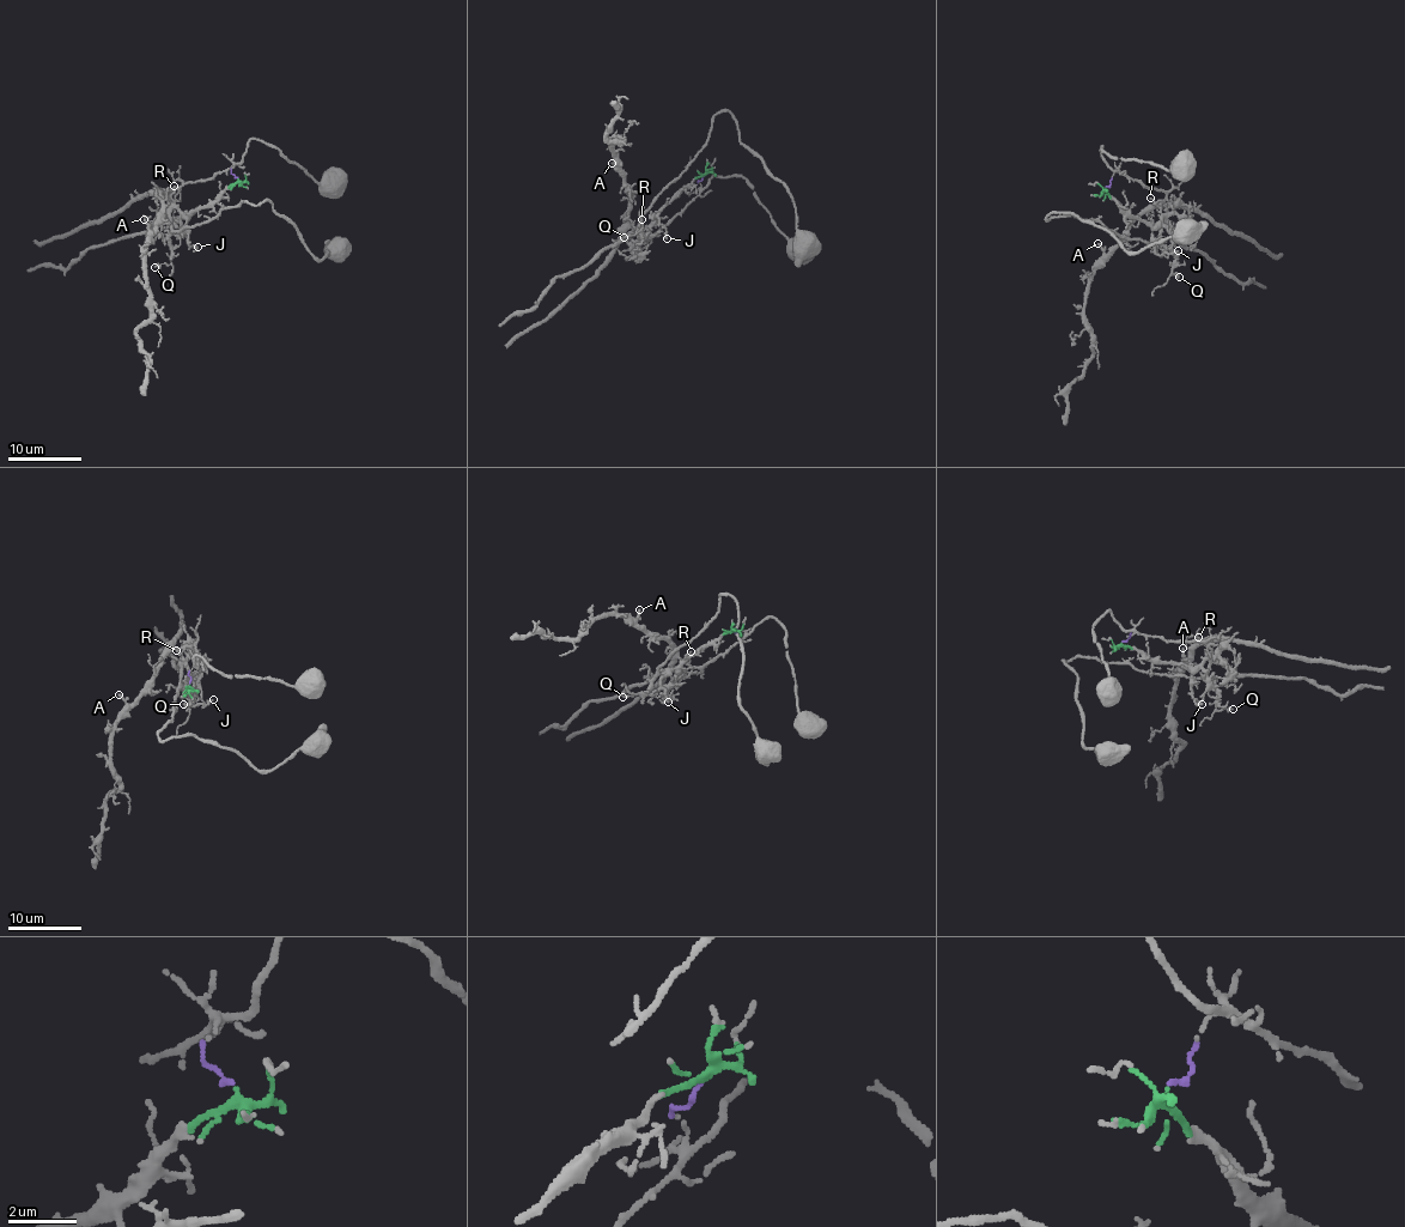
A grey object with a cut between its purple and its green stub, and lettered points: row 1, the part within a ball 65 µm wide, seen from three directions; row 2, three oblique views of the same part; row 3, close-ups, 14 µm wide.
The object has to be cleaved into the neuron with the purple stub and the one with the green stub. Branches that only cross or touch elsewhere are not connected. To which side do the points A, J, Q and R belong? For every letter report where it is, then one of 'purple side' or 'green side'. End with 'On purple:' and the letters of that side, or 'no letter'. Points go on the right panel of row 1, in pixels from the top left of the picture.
A: (1098, 243) | purple side
J: (1178, 250) | green side
Q: (1179, 277) | green side
R: (1150, 198) | green side
On purple: A

